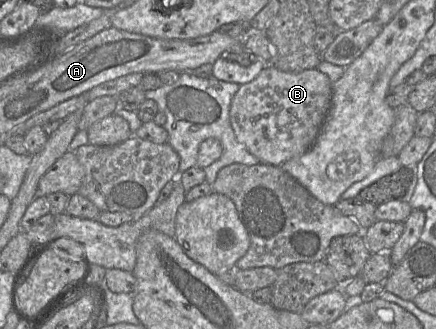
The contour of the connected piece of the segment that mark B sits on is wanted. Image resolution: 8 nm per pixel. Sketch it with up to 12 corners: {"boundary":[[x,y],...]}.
{"boundary":[[266,65],[230,105],[236,140],[280,166],[314,144],[332,100],[316,68]]}

